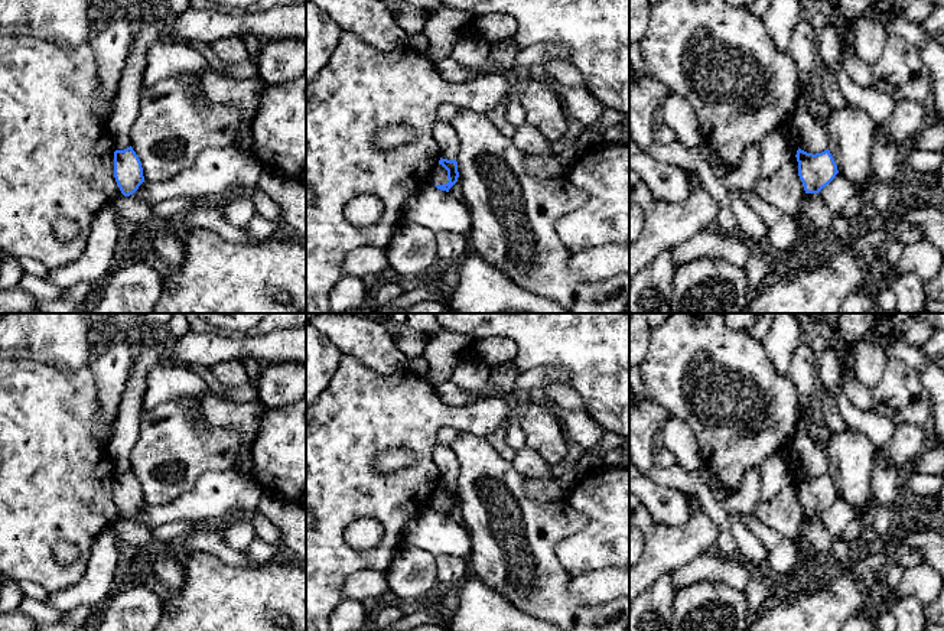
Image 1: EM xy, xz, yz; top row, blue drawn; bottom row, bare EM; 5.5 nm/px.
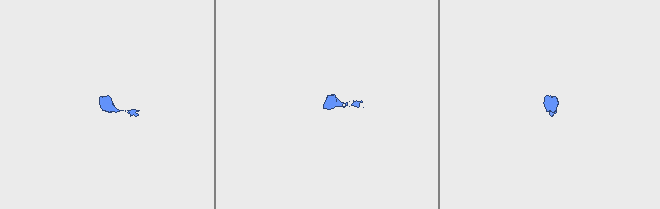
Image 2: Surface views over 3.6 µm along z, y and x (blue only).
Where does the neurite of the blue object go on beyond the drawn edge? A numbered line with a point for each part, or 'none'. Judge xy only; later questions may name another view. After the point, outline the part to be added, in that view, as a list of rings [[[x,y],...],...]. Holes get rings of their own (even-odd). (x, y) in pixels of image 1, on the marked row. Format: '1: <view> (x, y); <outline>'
1: xy (147, 29); [[[159,12],[139,17],[136,23],[134,38],[118,81],[115,107],[105,124],[113,139],[114,150],[124,150],[131,146],[130,130],[140,110],[147,51],[157,39],[166,38],[167,33],[169,22]]]

